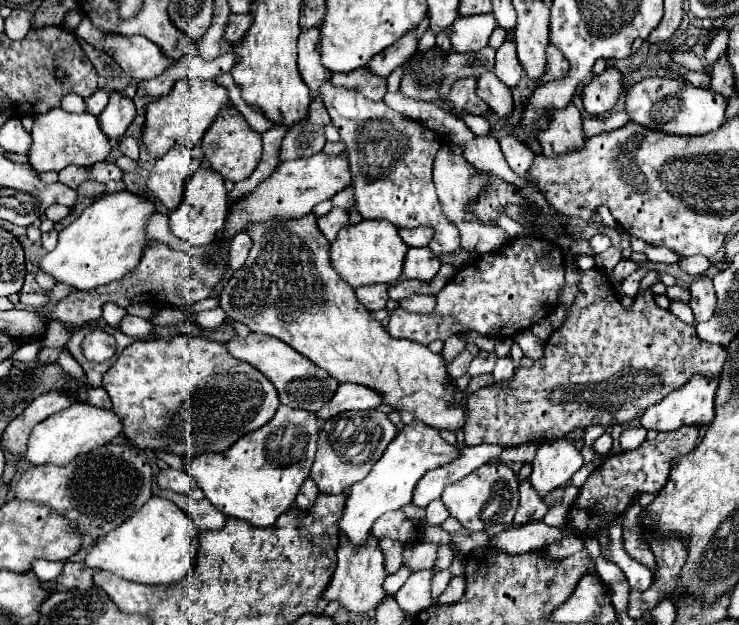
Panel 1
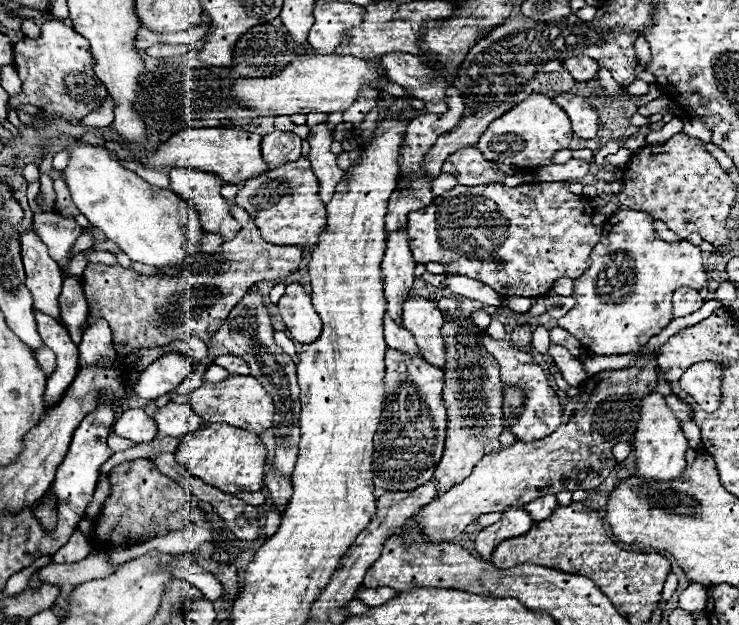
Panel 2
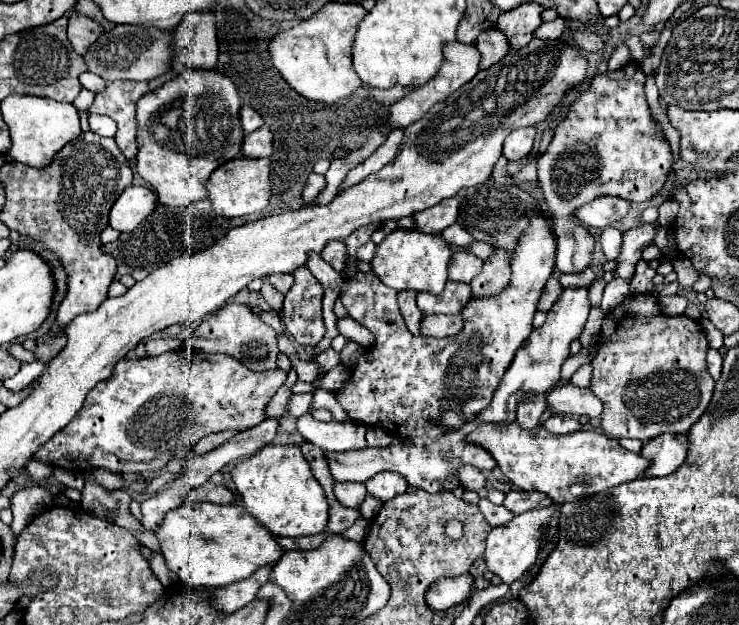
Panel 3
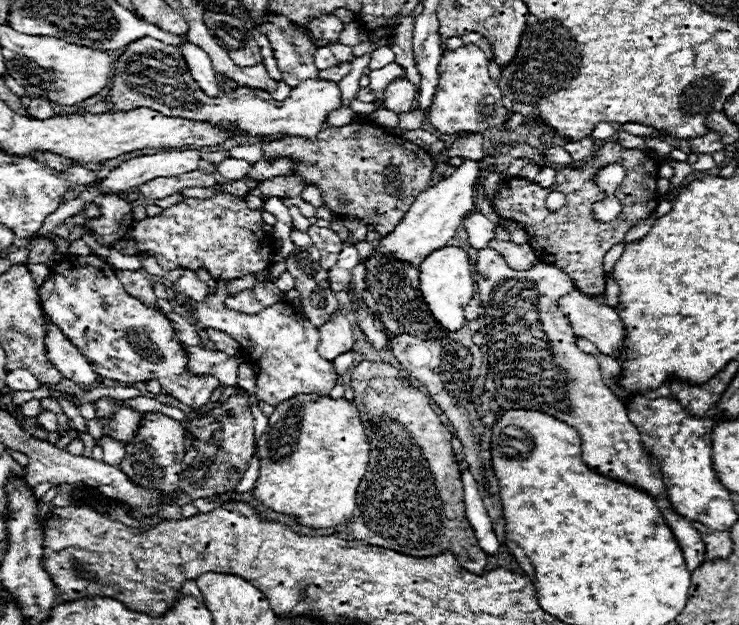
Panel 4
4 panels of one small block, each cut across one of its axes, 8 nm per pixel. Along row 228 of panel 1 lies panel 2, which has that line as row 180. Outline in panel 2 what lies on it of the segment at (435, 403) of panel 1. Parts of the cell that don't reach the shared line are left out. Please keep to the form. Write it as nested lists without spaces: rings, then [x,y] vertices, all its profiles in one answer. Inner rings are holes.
[[[306,158],[298,160],[300,162],[286,162],[280,168],[246,180],[244,188],[236,196],[236,204],[254,218],[266,242],[310,248],[318,242],[318,234],[326,230],[326,206],[318,196],[320,184],[310,168],[310,162]]]

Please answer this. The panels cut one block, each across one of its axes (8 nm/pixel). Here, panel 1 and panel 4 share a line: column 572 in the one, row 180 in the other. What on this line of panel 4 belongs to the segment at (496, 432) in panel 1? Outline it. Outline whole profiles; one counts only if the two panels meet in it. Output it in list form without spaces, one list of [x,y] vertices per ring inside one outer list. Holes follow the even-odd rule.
[[[364,116],[340,128],[324,124],[314,142],[298,136],[266,140],[262,144],[262,158],[274,162],[278,156],[298,160],[290,174],[300,176],[308,186],[316,184],[322,194],[322,206],[342,218],[358,218],[364,224],[372,224],[380,234],[388,234],[400,224],[416,196],[430,186],[434,170],[434,160],[424,148],[378,130]]]

